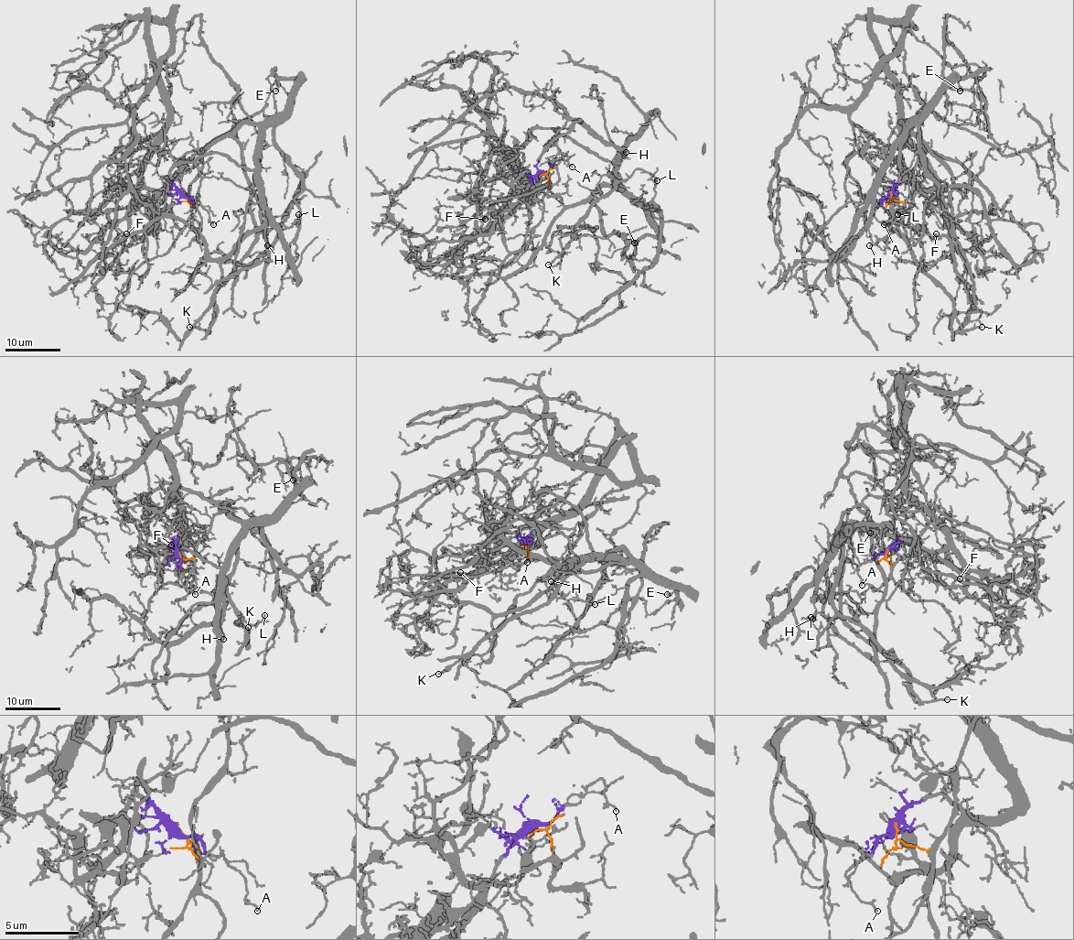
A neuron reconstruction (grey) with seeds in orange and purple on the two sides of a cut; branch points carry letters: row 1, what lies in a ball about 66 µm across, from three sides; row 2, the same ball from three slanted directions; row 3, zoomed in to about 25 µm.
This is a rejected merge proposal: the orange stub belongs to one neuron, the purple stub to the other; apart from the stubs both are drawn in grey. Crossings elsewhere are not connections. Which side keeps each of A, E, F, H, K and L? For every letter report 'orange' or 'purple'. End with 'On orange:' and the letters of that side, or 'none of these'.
A: purple
E: orange
F: purple
H: orange
K: orange
L: orange
On orange: E, H, K, L

